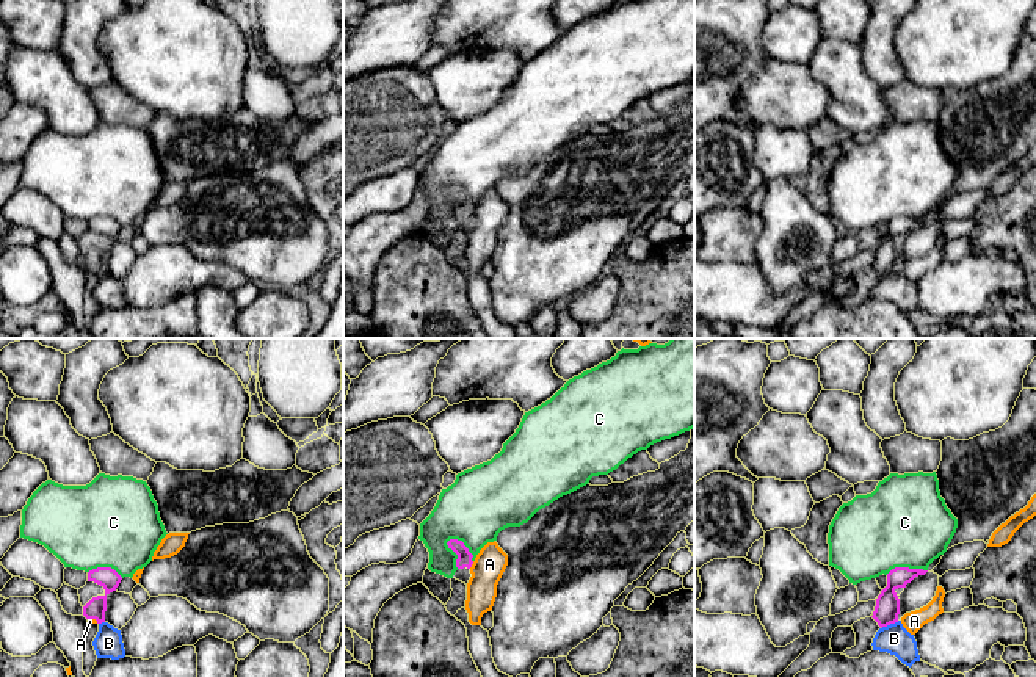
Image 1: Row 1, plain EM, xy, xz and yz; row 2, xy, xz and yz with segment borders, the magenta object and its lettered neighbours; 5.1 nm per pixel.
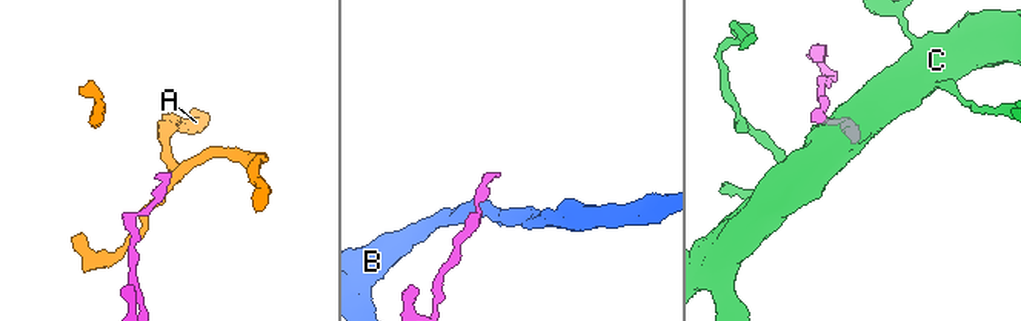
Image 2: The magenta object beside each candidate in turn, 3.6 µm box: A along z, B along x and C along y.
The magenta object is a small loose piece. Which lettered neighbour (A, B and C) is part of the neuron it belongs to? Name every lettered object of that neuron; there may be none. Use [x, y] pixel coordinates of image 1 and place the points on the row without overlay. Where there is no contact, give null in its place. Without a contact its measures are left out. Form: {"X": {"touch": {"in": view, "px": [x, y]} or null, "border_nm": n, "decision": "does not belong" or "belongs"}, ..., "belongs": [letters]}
{"A": {"touch": {"in": "xz", "px": [472, 212]}, "border_nm": 50, "decision": "does not belong"}, "B": {"touch": {"in": "yz", "px": [889, 273]}, "border_nm": 100, "decision": "does not belong"}, "C": {"touch": {"in": "xz", "px": [463, 193]}, "border_nm": 170, "decision": "does not belong"}, "belongs": []}

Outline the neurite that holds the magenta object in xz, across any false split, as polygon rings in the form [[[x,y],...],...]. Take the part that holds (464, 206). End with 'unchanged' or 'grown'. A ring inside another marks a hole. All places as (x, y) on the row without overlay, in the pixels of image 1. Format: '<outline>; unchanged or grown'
[[[450,188],[447,194],[458,204],[456,208],[458,219],[455,221],[453,227],[467,234],[472,226],[470,216],[473,213],[472,210],[473,204],[469,201],[462,190]]]; grown

